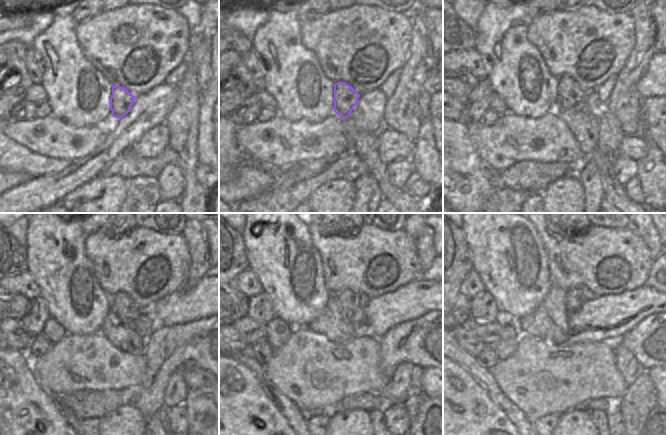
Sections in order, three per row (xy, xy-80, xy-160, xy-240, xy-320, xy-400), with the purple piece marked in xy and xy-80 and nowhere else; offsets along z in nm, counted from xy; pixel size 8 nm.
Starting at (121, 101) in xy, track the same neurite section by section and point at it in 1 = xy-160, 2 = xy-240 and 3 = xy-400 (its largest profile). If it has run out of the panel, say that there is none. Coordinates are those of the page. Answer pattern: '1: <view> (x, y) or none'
1: xy-160 (570, 95)
2: xy-240 (121, 304)
3: xy-400 (574, 298)

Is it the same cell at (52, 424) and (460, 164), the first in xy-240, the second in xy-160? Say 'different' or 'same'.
same

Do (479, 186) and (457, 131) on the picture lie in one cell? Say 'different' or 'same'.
same

